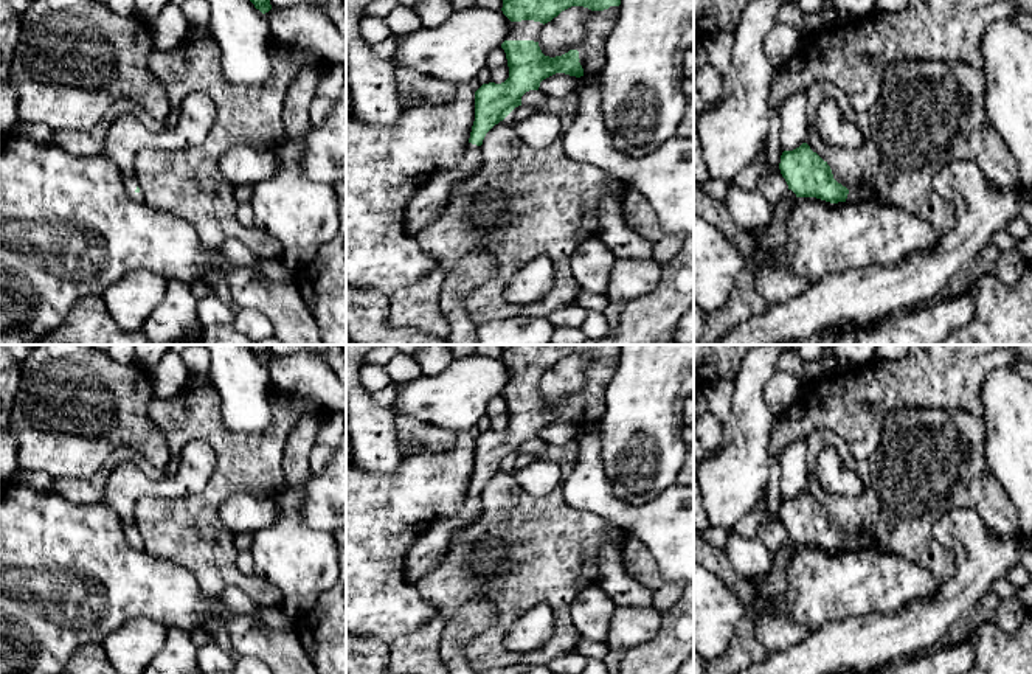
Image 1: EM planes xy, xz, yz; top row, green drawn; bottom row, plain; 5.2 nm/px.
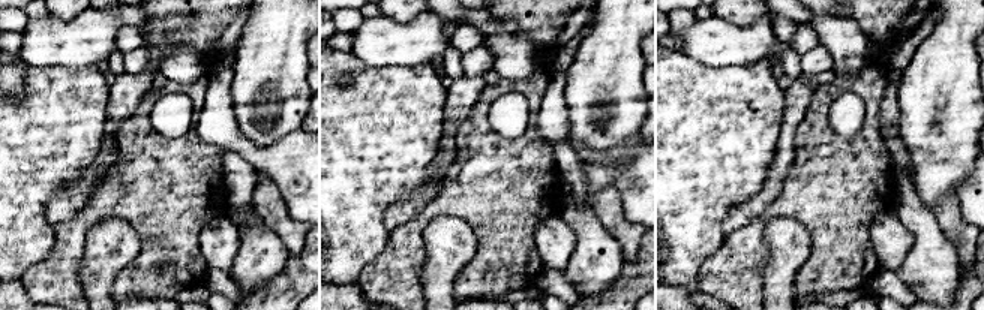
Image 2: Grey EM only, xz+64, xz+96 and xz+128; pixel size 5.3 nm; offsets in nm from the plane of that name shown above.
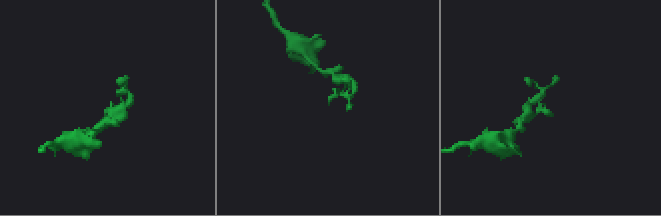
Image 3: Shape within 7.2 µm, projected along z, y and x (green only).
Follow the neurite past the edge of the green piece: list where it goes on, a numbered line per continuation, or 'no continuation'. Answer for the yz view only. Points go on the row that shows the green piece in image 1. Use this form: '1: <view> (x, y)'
no continuation

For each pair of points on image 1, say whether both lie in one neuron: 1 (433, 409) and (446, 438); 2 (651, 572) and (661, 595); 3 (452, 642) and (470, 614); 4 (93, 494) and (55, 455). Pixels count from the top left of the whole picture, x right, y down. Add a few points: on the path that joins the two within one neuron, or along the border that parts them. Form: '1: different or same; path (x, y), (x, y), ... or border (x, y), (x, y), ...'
1: different; border (407, 415), (449, 429), (453, 434)
2: same; path (651, 578), (661, 589)
3: same; path (457, 635), (469, 620)
4: different; border (107, 457), (86, 479), (55, 479)

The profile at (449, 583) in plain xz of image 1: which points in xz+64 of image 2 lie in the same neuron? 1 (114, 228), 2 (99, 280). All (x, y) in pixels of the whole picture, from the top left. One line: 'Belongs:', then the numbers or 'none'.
Belongs: none

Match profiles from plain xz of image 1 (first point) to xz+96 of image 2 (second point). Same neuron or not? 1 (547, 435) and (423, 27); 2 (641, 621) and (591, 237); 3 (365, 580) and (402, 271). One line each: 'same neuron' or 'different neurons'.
1: same neuron
2: same neuron
3: different neurons

